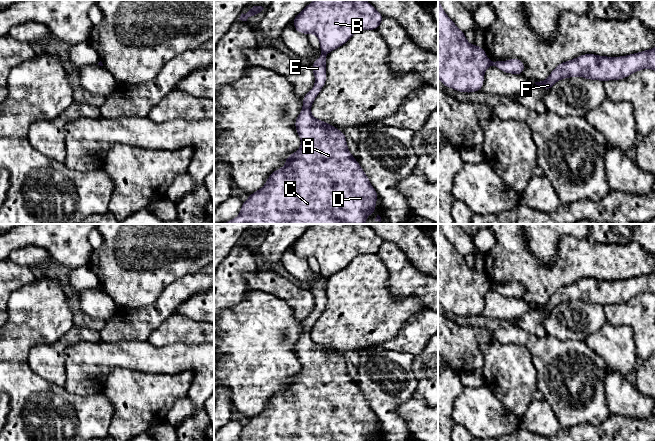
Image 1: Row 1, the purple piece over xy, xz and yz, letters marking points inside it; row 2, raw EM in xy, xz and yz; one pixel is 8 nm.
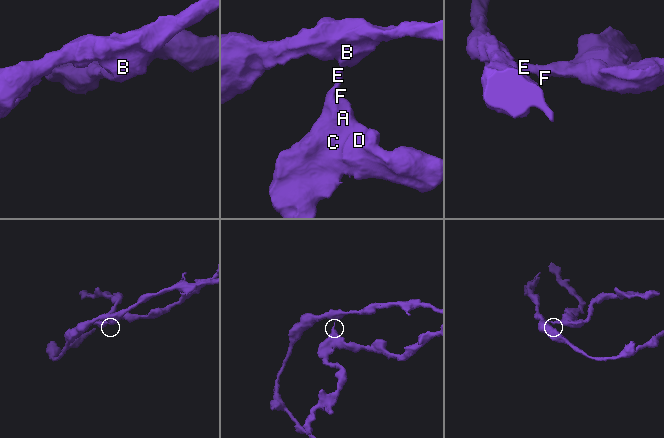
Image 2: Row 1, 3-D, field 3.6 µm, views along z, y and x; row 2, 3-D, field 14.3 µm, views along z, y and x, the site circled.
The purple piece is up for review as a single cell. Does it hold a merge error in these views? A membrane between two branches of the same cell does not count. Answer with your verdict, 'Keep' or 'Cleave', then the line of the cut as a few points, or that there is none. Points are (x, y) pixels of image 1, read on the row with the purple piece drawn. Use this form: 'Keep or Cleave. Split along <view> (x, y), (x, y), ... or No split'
Cleave. Split along xz (323, 53), (325, 55)

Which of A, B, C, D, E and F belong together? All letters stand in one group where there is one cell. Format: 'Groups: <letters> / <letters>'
Groups: A C D E F / B

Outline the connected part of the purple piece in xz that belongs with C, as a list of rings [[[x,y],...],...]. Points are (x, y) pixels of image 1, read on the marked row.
[[[326,55],[311,67],[315,85],[303,96],[302,110],[295,119],[301,147],[285,158],[286,165],[272,172],[260,190],[249,195],[238,217],[222,224],[366,224],[366,217],[376,212],[379,195],[350,153],[344,132],[311,115],[311,106],[327,79]]]

